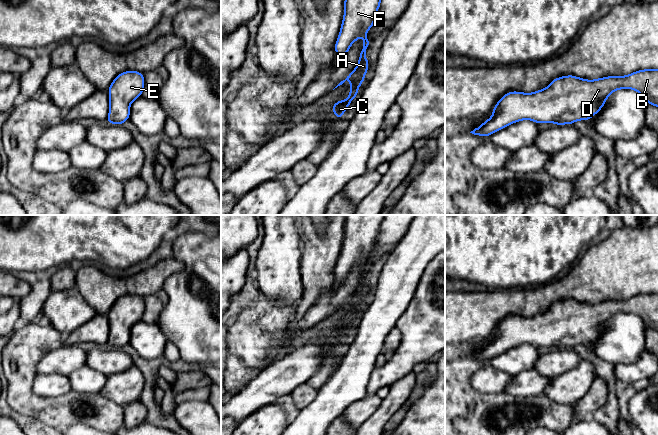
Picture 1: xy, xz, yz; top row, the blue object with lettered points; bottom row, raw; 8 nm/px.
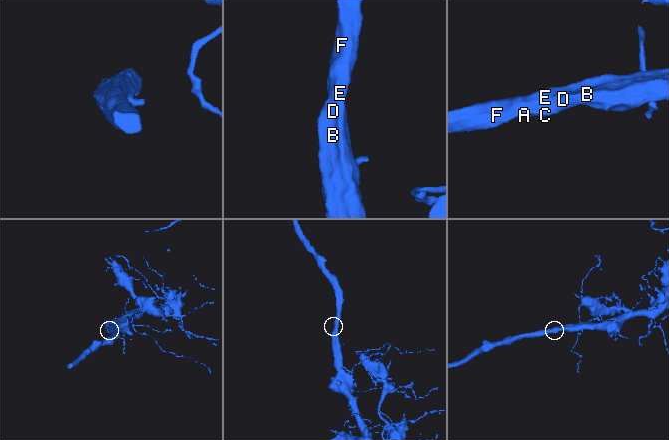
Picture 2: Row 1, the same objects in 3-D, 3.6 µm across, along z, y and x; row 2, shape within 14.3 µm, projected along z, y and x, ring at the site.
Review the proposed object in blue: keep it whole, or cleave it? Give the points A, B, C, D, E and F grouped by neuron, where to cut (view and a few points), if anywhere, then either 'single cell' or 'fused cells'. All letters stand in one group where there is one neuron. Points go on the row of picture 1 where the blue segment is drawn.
A B C D E F | no cut | single cell

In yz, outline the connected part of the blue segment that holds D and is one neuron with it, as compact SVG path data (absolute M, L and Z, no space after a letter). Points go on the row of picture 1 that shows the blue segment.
M642 69L624 76L605 76L593 80L565 75L553 79L545 89L532 93L507 92L491 110L493 115L470 133L487 138L522 120L531 120L536 124L554 123L558 126L572 125L578 120L588 121L605 106L605 101L615 90L622 89L635 90L647 104L658 107L658 69Z

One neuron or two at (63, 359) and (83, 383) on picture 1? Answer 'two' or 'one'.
two

